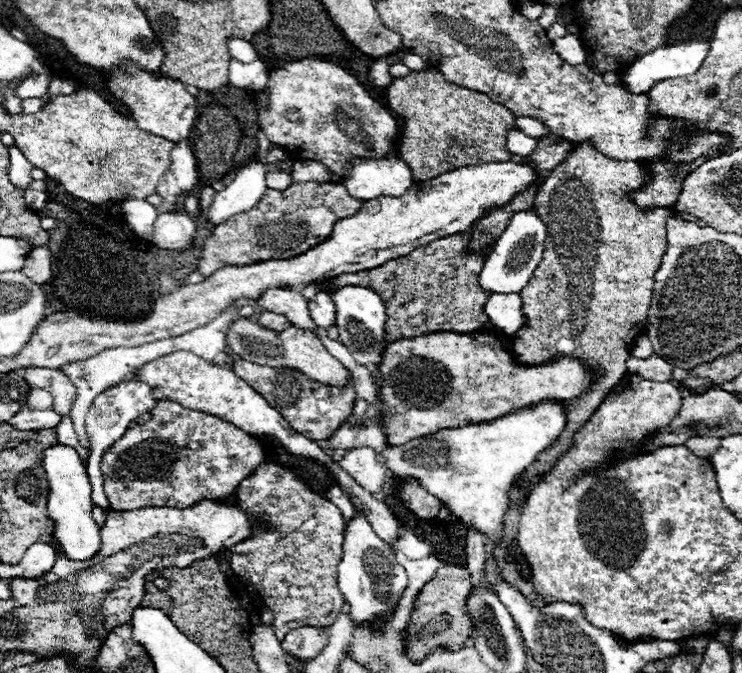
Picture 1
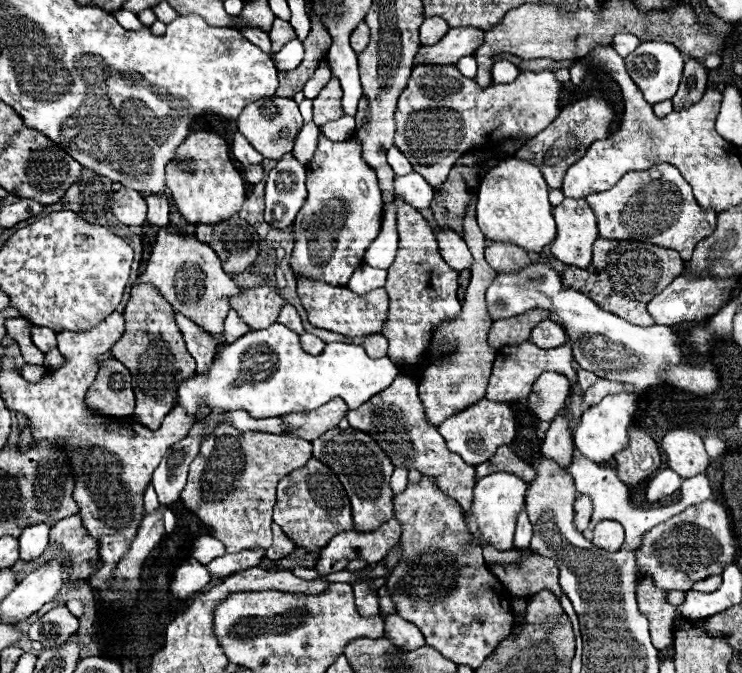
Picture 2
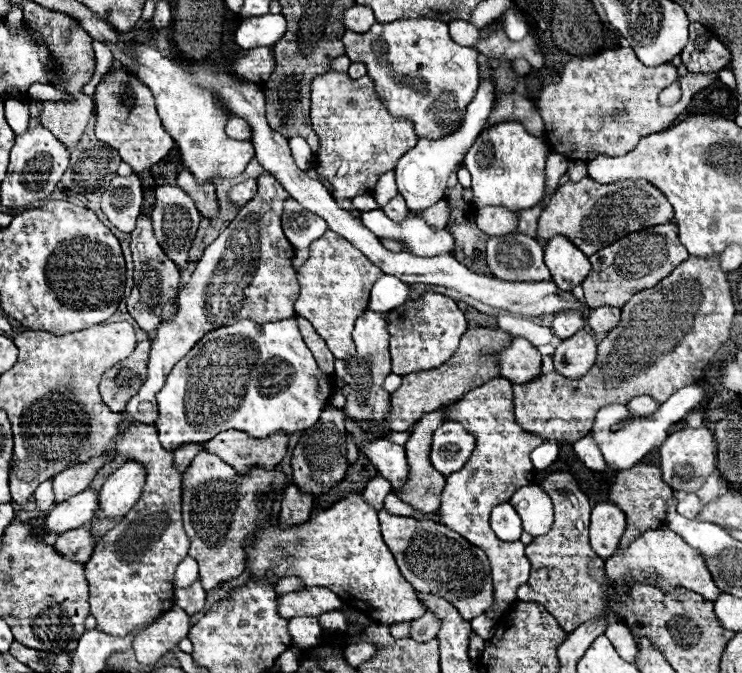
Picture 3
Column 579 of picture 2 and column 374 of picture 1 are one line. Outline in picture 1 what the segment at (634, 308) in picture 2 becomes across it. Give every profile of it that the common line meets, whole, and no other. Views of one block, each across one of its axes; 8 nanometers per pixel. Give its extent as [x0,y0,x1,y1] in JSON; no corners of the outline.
[328,234,490,342]

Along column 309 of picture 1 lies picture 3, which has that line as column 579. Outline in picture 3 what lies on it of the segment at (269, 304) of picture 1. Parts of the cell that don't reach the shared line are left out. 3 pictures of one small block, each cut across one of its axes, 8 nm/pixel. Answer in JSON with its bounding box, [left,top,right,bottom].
[554,312,584,340]

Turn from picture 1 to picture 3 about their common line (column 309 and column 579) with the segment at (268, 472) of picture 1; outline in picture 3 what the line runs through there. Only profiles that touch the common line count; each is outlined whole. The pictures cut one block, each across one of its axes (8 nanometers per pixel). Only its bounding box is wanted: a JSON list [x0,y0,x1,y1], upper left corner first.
[518,472,608,632]

